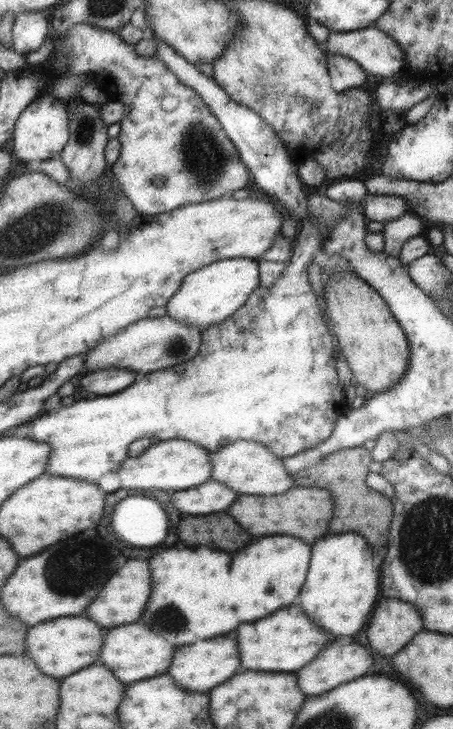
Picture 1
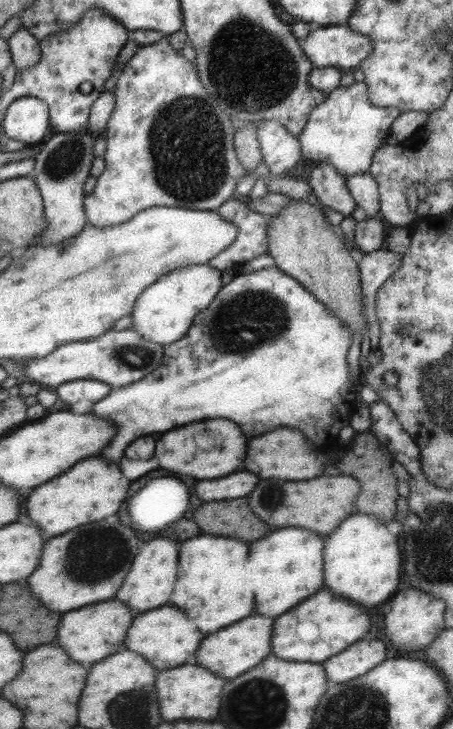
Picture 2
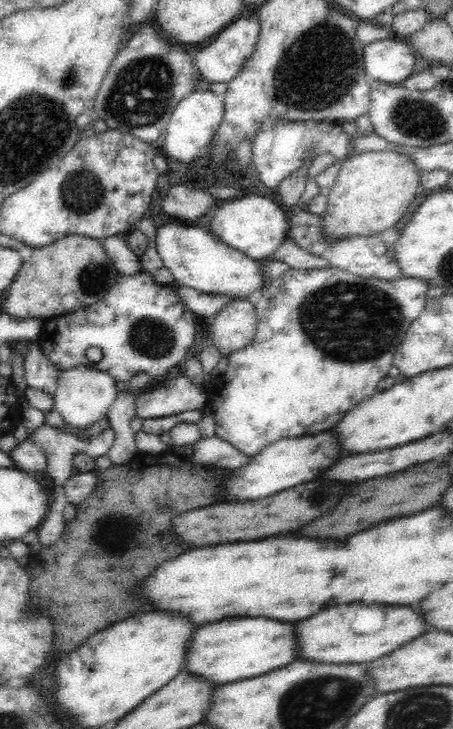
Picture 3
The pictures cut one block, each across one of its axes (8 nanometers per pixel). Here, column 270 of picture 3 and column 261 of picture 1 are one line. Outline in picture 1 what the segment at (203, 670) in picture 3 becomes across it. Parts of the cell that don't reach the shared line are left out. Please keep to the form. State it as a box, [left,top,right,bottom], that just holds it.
[237,602,336,673]

